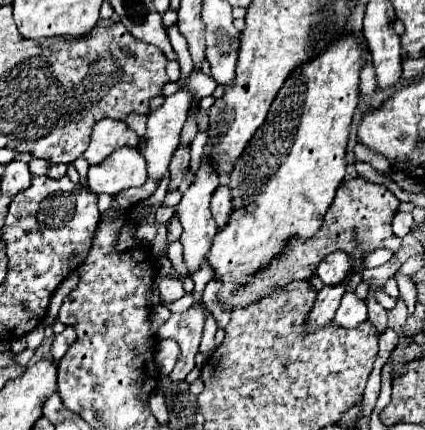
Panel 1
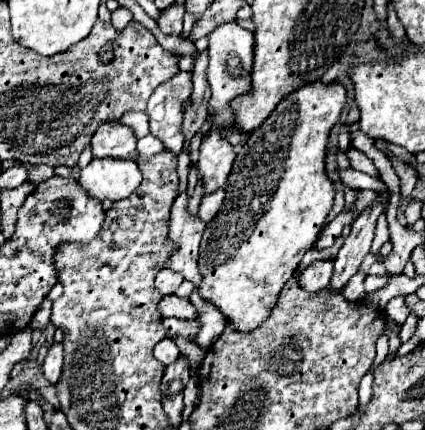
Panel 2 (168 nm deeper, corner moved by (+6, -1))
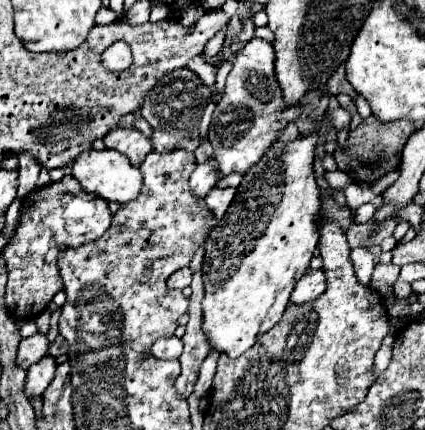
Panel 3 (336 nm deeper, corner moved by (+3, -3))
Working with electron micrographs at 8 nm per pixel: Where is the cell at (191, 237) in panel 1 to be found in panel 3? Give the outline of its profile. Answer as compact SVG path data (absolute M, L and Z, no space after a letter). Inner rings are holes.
M253 38L233 62L233 70L227 76L227 86L221 102L217 104L211 126L209 142L215 150L215 160L221 174L241 172L245 174L255 166L265 152L279 140L279 134L301 116L301 102L285 104L283 92L275 78L275 50L269 42Z

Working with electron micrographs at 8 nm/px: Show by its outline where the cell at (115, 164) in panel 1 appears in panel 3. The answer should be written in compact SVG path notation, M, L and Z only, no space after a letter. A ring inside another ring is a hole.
M87 148L85 152L79 152L79 156L75 158L73 162L73 170L71 170L71 176L81 184L81 188L97 198L103 198L107 202L119 202L119 204L125 204L125 202L131 202L135 196L139 196L139 190L141 190L141 172L139 168L131 166L131 162L127 160L127 156L115 152L115 150L93 150L93 148Z

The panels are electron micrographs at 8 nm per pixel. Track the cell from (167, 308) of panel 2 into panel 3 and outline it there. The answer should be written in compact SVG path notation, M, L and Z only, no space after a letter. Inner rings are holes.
M199 248L191 260L191 270L193 270L193 294L189 298L189 322L187 322L187 332L181 338L185 344L185 350L181 354L181 374L175 382L177 392L181 392L185 398L189 398L195 390L195 382L199 376L199 366L203 364L203 360L207 358L207 354L211 352L209 340L205 338L203 330L201 330L201 300L203 300L203 278L201 278L201 264L203 264L203 254L205 248Z

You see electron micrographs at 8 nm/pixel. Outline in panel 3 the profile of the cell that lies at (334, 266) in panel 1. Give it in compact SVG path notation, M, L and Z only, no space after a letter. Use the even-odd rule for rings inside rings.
M309 268L301 280L295 284L291 294L291 304L303 304L319 298L325 292L325 272Z

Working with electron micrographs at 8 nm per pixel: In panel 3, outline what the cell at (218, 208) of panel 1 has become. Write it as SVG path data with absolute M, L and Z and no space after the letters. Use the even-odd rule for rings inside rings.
M211 188L211 192L207 194L205 202L211 208L211 212L215 214L215 218L223 218L223 214L227 212L229 204L233 202L235 196L235 188Z

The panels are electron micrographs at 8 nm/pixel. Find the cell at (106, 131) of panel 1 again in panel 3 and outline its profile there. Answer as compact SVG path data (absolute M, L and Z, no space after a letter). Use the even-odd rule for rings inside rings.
M115 128L105 136L105 146L125 154L133 166L141 166L145 156L153 152L151 140L135 128Z

